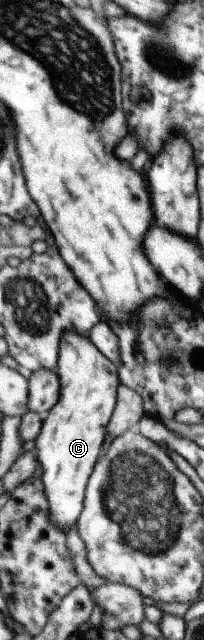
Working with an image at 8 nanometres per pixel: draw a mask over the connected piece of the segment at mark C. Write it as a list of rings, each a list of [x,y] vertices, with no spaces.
[[[67,330],[60,346],[58,376],[62,383],[62,397],[45,419],[41,433],[35,440],[35,452],[42,466],[41,479],[46,485],[46,494],[50,499],[52,520],[57,522],[66,532],[71,525],[78,523],[79,516],[86,509],[86,489],[95,466],[101,458],[101,449],[105,445],[111,418],[118,407],[118,391],[122,385],[118,364],[109,359],[98,345],[89,337],[77,330]]]

